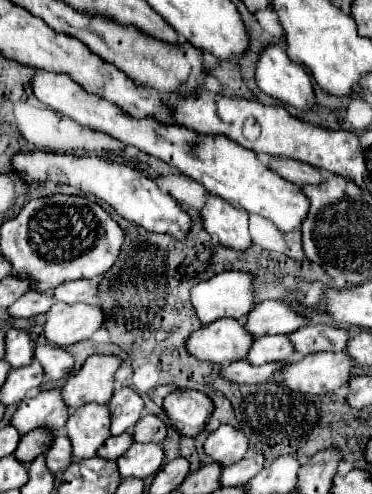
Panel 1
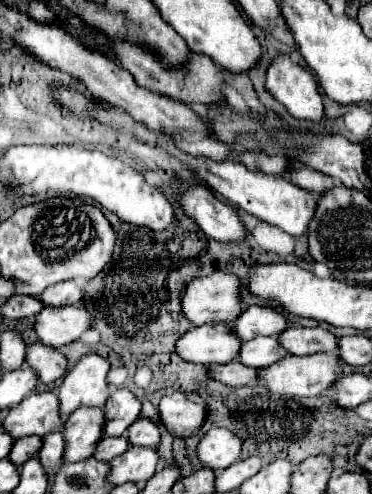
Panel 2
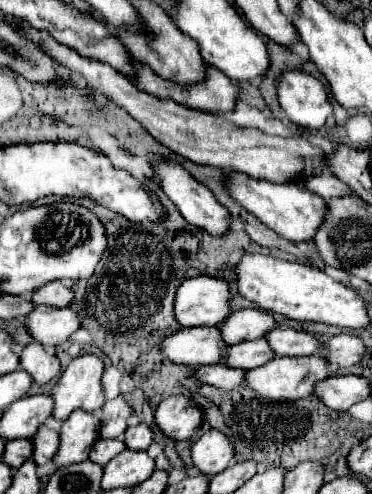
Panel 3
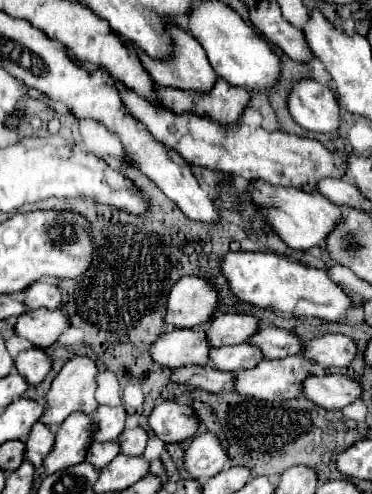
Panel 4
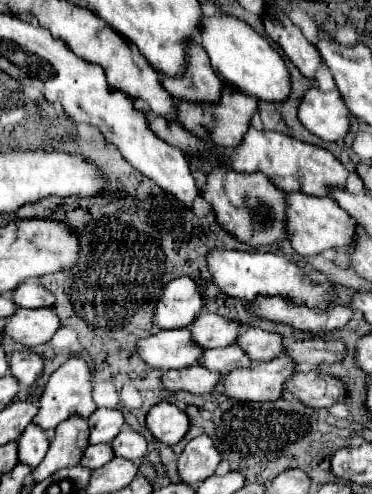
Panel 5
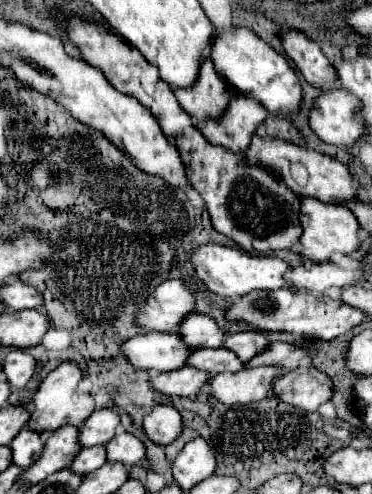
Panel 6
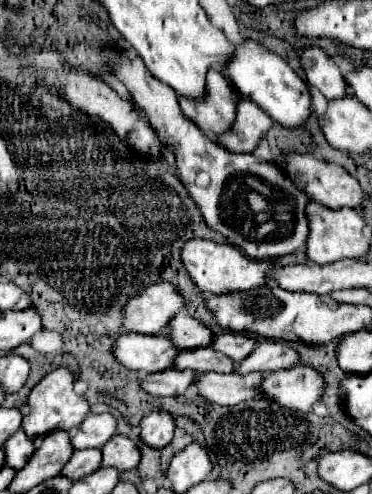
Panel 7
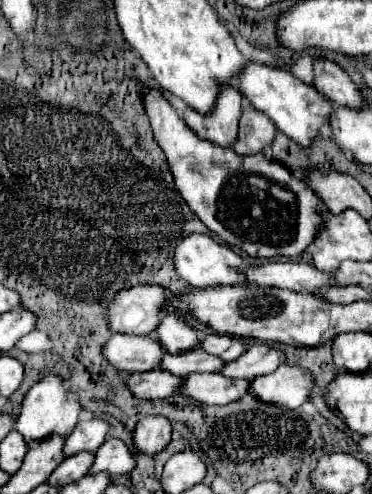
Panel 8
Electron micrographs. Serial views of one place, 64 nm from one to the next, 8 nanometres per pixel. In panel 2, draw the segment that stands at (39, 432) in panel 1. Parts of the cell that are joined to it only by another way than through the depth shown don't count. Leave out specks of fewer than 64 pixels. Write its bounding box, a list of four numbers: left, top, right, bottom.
[8,436,42,466]

